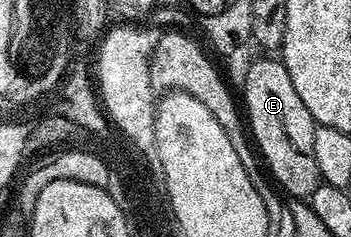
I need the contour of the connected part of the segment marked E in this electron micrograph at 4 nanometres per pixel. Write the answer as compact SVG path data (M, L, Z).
M262 55L259 61L251 63L250 70L246 73L246 86L242 89L243 98L241 97L244 117L253 144L273 184L287 198L308 199L312 191L323 184L320 167L316 167L316 151L312 151L316 122L308 107L304 107L296 87L292 87L292 79L281 60L274 58L273 61L270 57L273 56Z

